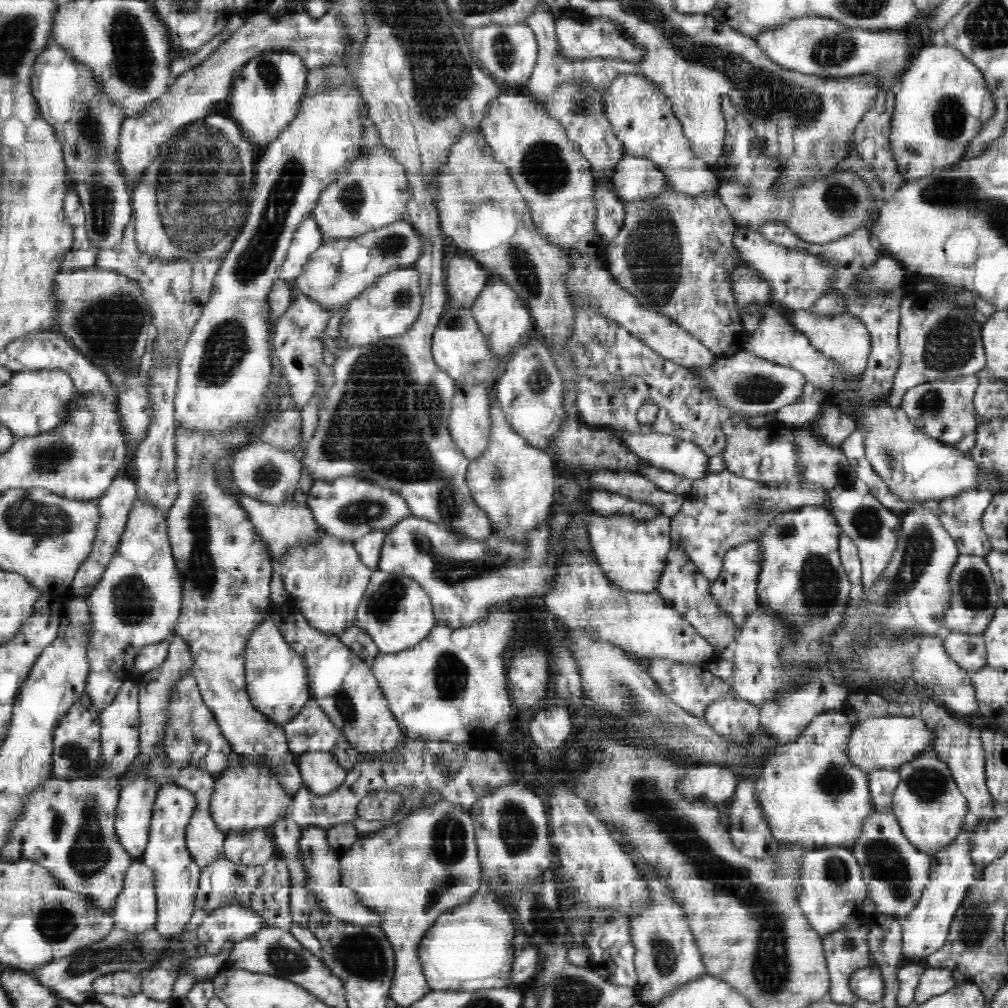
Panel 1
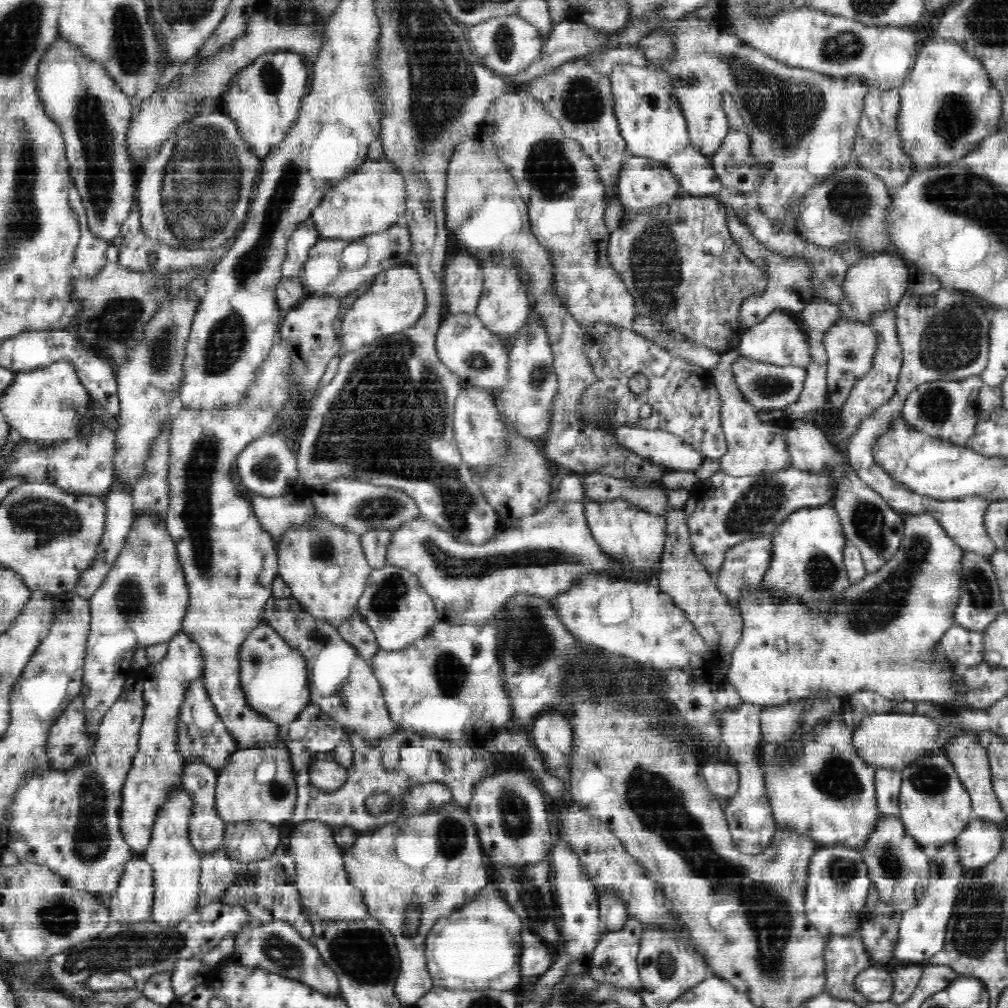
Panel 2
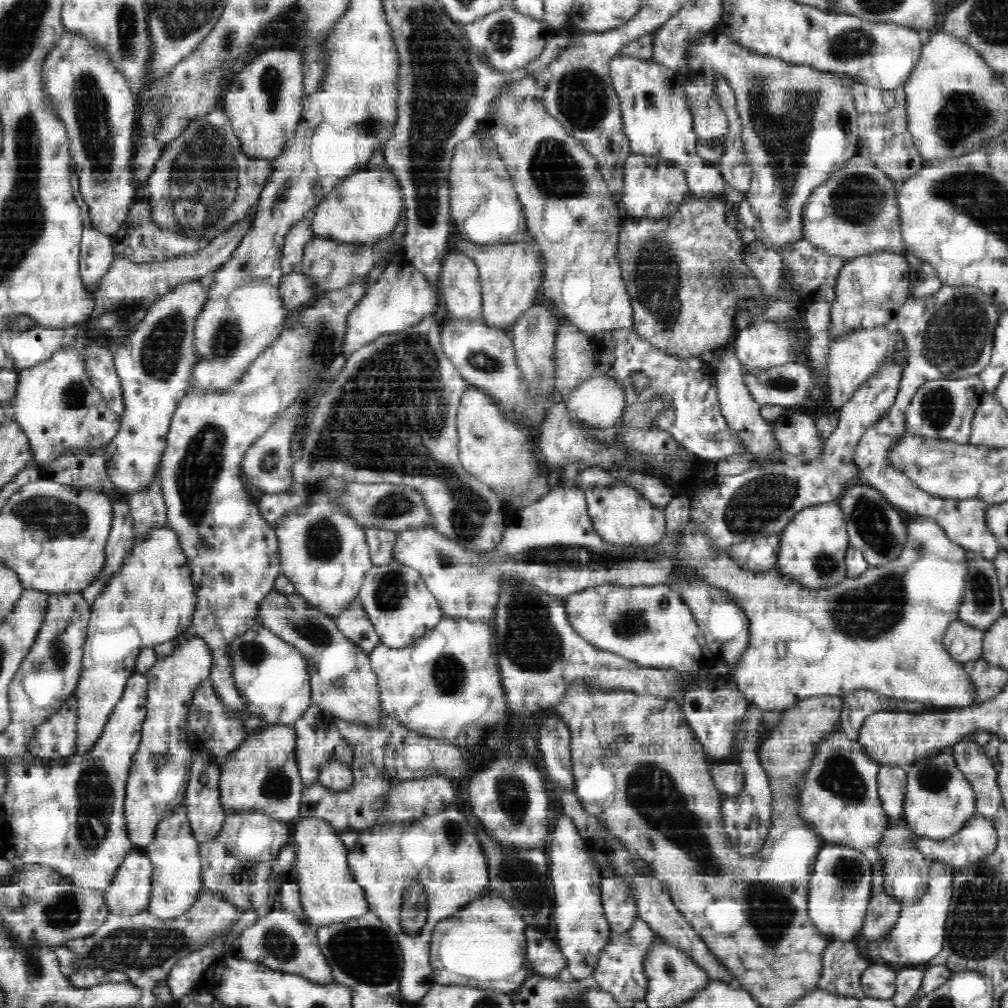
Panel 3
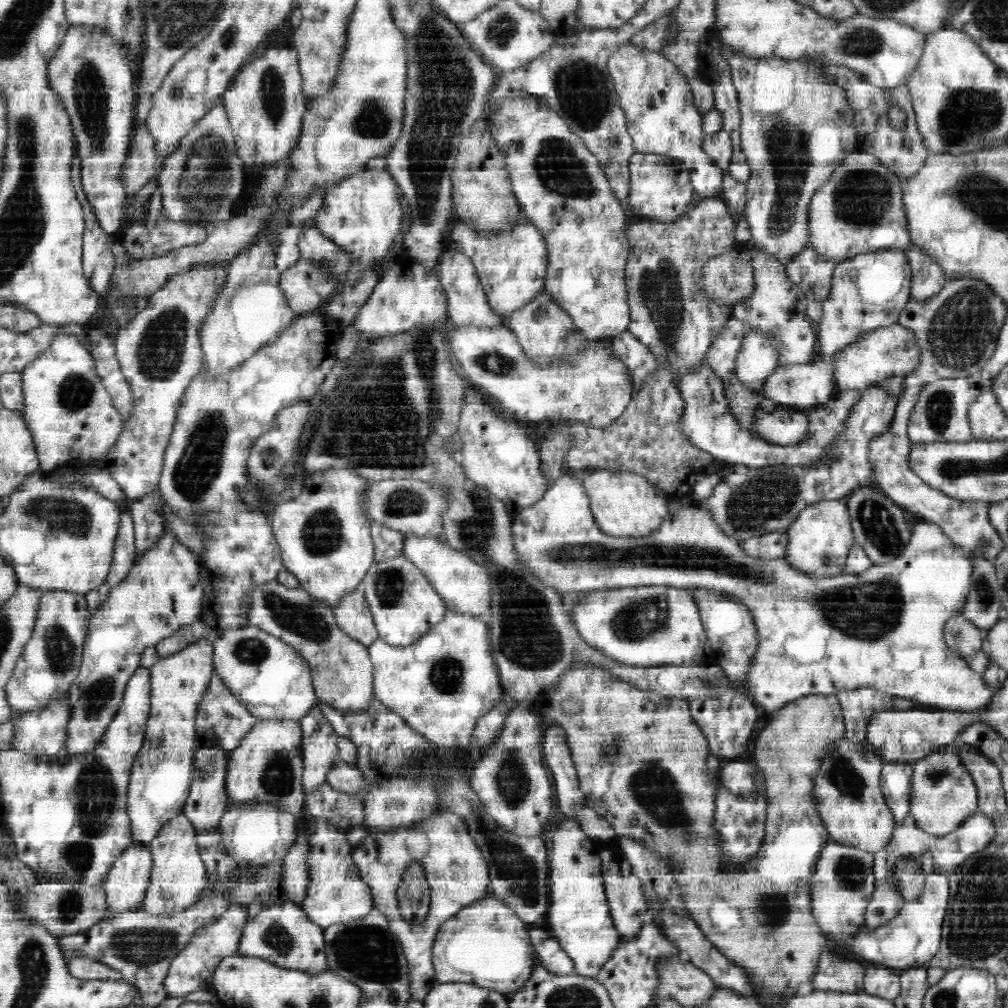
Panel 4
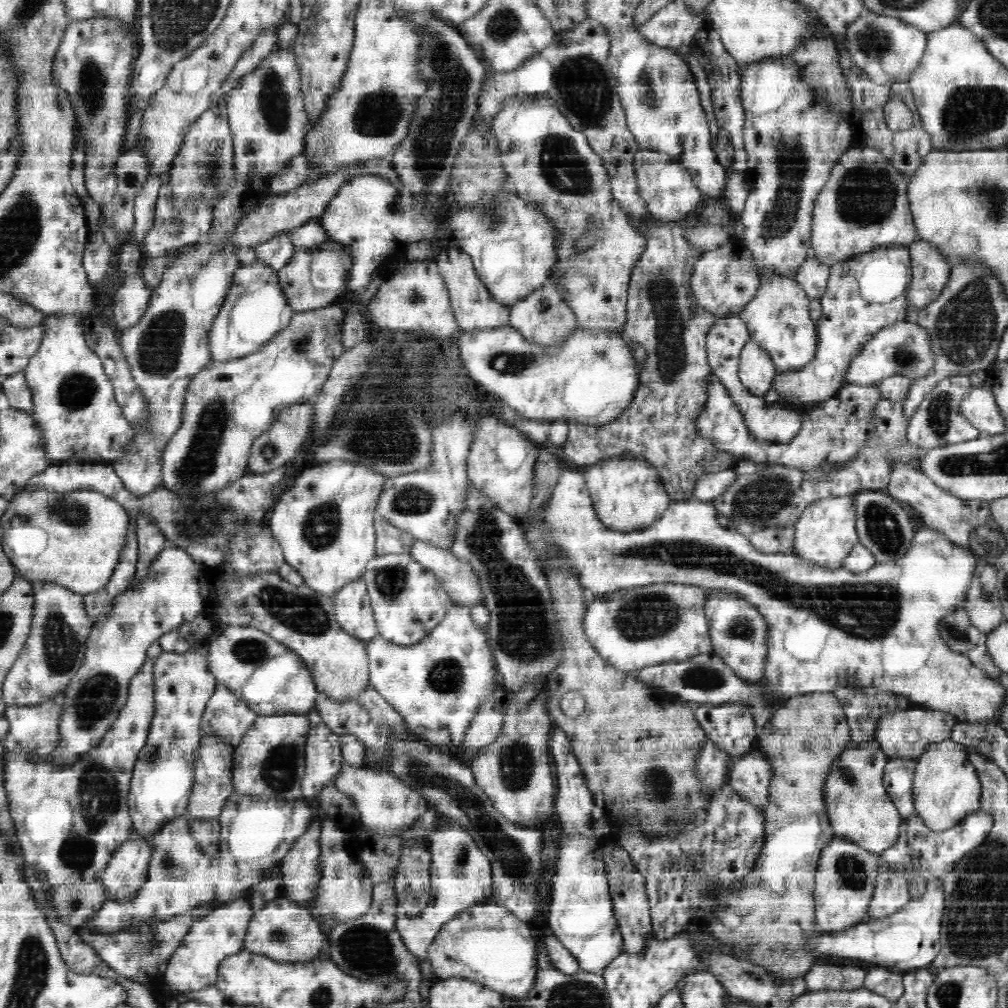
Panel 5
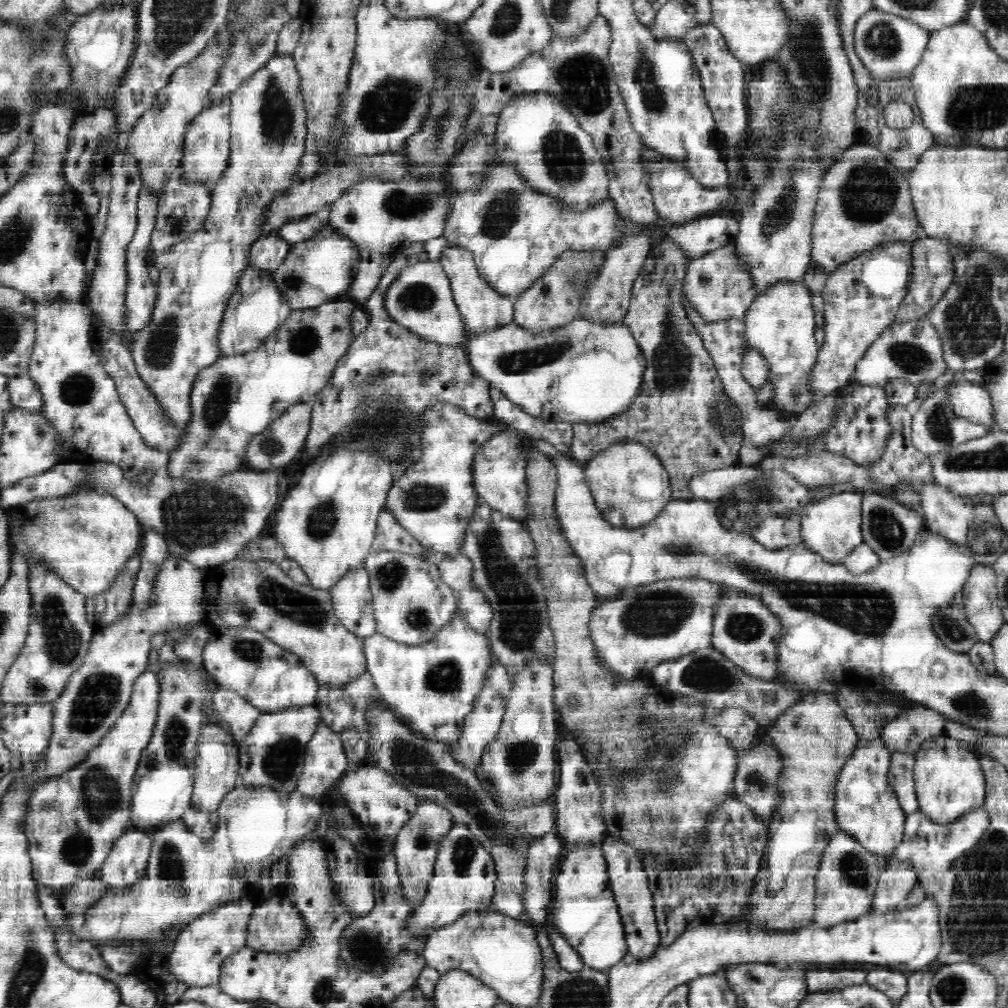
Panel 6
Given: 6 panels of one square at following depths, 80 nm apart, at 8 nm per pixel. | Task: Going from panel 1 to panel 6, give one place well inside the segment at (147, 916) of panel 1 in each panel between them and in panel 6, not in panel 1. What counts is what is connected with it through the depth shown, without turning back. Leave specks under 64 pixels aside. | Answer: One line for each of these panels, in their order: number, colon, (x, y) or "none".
2: (131, 902)
3: (128, 893)
4: (125, 885)
5: (124, 875)
6: (127, 861)

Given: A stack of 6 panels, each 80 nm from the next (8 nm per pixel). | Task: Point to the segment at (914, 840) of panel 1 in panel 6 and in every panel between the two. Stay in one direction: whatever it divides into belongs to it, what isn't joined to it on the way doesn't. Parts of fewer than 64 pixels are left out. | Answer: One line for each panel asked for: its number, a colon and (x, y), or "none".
2: (935, 807)
3: (939, 800)
4: (943, 795)
5: (946, 788)
6: (949, 782)

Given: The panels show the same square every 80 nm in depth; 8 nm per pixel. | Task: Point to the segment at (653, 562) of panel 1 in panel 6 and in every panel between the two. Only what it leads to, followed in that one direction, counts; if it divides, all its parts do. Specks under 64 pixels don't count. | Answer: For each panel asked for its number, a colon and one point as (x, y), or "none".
2: (637, 538)
3: (619, 514)
4: (623, 503)
5: (627, 492)
6: (630, 486)

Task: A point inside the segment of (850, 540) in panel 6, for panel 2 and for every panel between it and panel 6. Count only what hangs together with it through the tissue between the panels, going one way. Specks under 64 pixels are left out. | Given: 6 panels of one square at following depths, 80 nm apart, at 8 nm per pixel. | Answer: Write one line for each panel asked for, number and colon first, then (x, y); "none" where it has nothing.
2: (807, 558)
3: (813, 545)
4: (820, 538)
5: (825, 532)

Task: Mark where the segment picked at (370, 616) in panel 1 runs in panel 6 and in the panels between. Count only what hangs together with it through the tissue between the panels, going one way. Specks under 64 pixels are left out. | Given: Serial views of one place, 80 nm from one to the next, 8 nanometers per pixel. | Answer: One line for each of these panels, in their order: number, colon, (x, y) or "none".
2: (396, 606)
3: (400, 606)
4: (404, 605)
5: (408, 601)
6: (411, 603)

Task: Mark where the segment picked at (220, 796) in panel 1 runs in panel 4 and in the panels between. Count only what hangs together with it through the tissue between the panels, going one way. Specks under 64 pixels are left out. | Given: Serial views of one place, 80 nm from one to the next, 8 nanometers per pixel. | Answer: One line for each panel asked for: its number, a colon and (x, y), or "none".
2: (259, 783)
3: (262, 774)
4: (267, 766)

